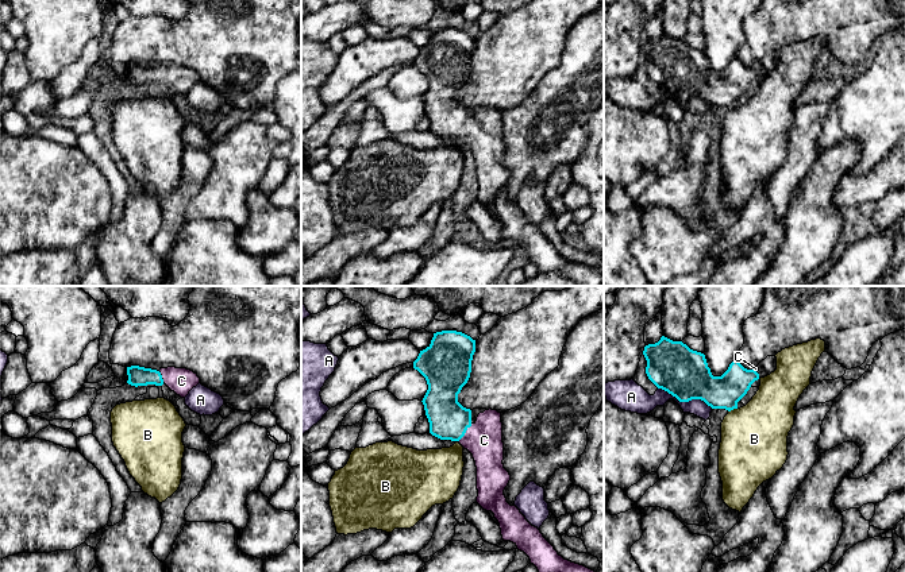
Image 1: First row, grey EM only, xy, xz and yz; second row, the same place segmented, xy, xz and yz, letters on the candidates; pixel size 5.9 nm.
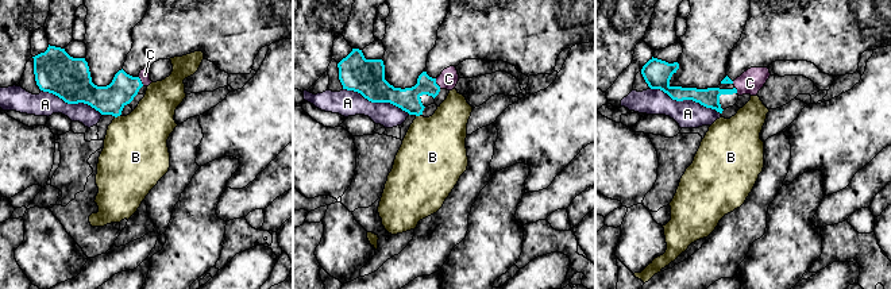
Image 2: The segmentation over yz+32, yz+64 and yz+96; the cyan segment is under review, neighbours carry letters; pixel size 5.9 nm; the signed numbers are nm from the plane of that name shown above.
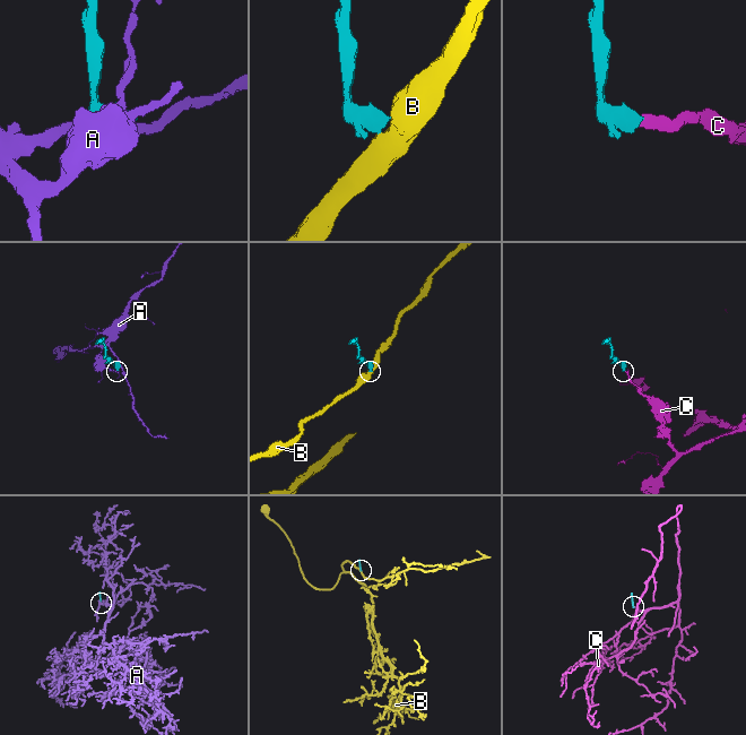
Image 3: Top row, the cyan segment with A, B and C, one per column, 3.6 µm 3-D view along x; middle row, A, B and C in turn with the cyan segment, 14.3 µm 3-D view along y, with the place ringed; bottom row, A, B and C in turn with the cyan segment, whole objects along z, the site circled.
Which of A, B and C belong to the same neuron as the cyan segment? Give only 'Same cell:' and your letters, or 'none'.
Same cell: C

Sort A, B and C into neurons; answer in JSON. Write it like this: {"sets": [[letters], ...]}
{"sets": [["A"], ["B"], ["C"]]}

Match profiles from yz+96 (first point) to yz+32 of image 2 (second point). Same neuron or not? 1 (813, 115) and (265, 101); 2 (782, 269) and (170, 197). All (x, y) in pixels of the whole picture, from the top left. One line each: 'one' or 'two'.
1: one
2: two

